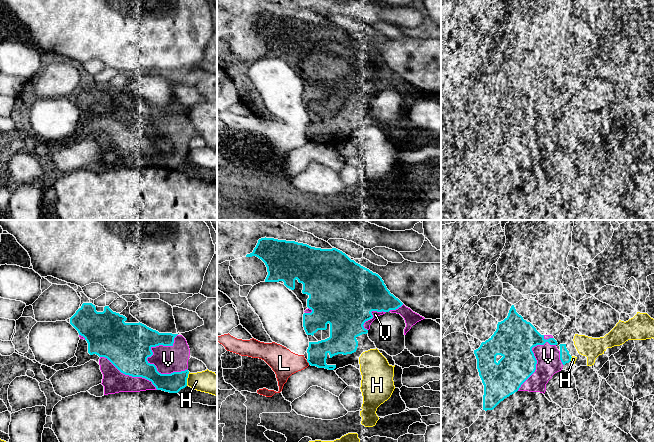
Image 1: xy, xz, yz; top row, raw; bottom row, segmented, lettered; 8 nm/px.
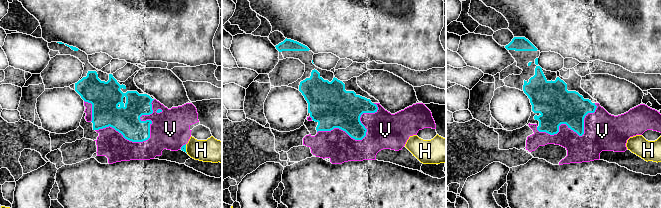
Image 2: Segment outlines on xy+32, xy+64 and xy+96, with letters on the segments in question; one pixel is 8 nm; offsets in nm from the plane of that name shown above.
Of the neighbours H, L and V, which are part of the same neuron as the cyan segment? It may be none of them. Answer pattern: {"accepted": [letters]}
{"accepted": ["V"]}

